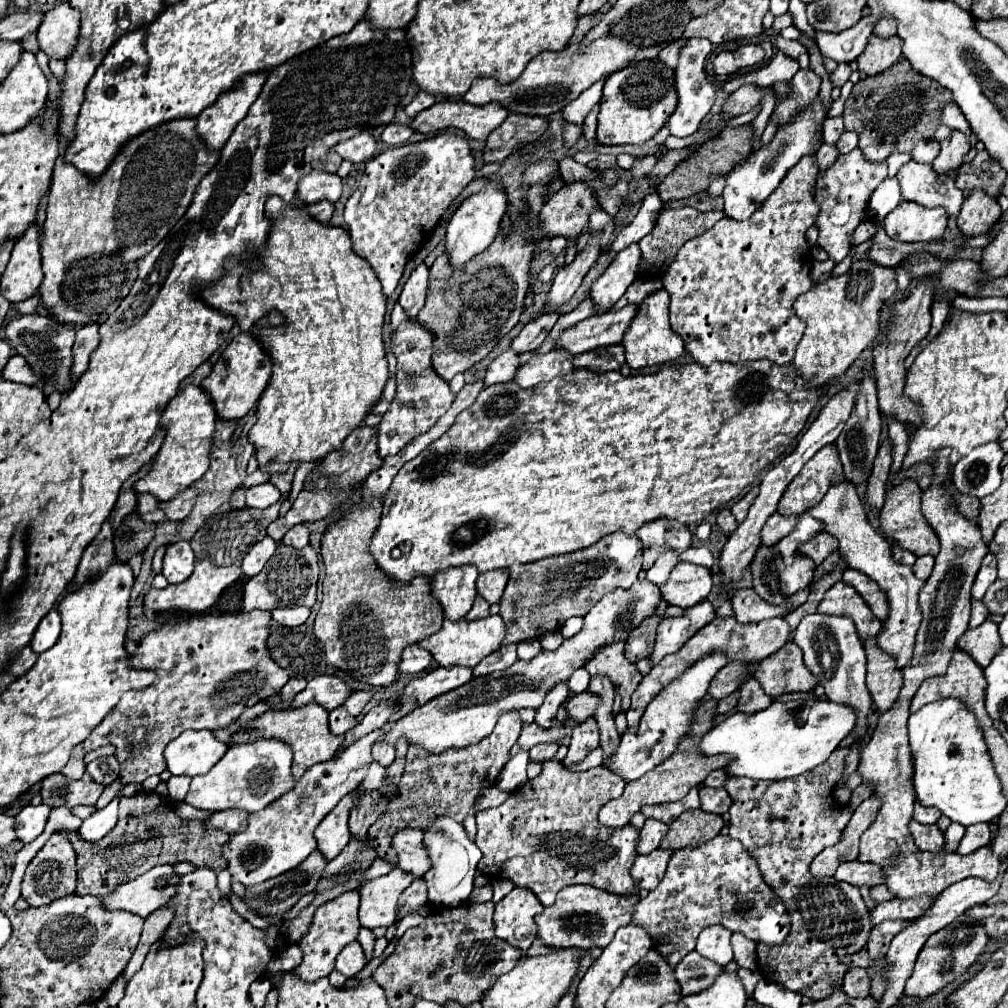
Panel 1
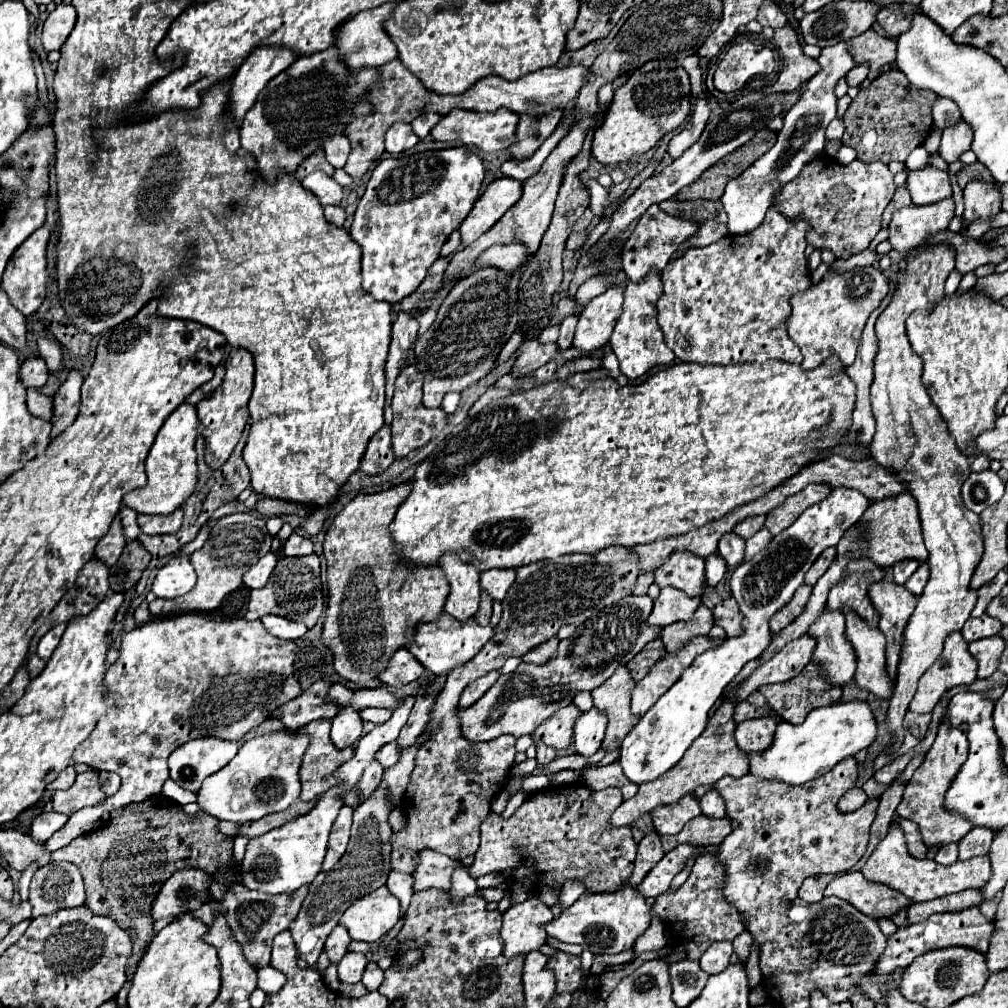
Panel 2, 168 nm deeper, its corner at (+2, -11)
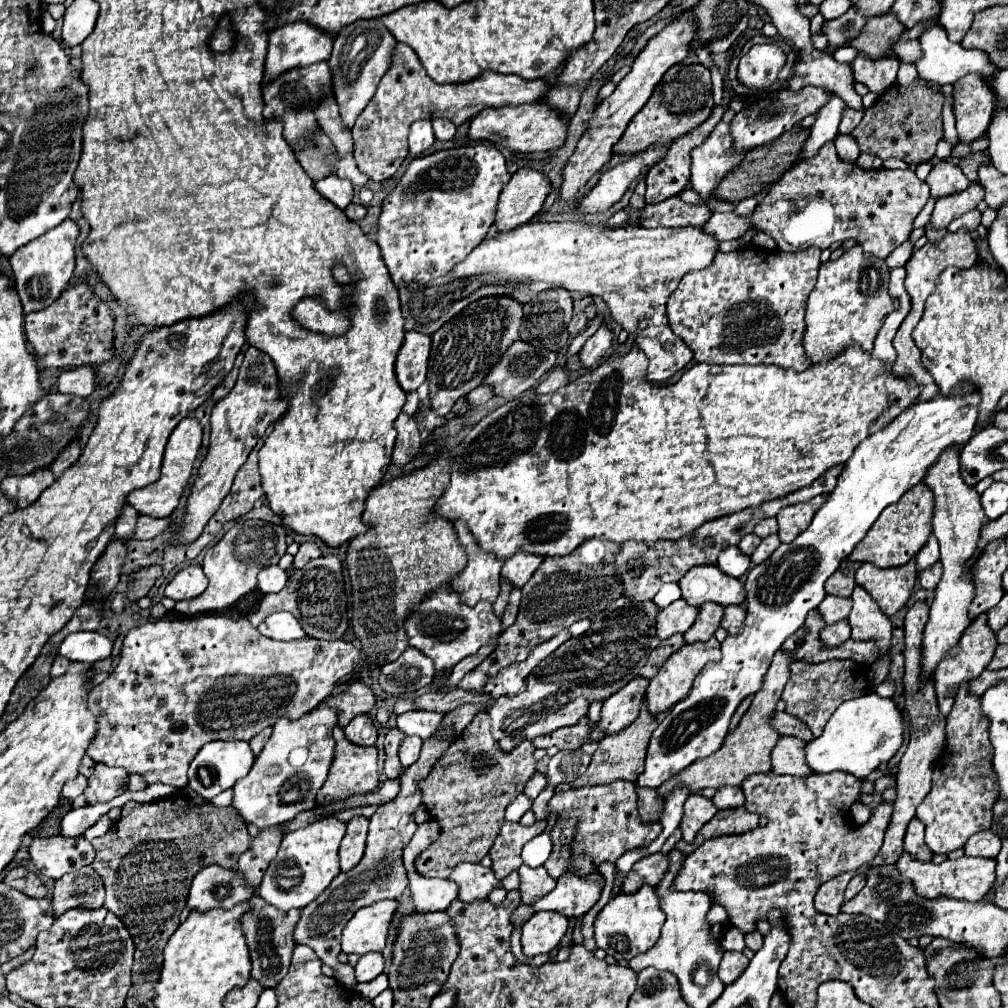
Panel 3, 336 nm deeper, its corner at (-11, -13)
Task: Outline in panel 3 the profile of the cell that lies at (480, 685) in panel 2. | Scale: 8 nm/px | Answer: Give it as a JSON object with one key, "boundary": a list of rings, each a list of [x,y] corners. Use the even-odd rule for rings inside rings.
{"boundary":[[[488,700],[484,704],[462,704],[460,708],[454,708],[452,712],[448,712],[444,716],[444,728],[440,728],[440,736],[434,736],[432,740],[424,740],[422,752],[420,752],[420,758],[416,760],[416,764],[408,766],[404,770],[404,774],[398,778],[400,780],[400,792],[398,792],[396,800],[390,800],[388,804],[380,804],[376,814],[370,818],[370,830],[368,830],[368,838],[366,838],[366,852],[364,852],[360,864],[356,868],[348,870],[348,872],[340,872],[332,880],[332,884],[316,900],[312,900],[312,904],[308,904],[302,910],[302,918],[300,918],[300,922],[296,924],[296,930],[294,930],[294,940],[298,944],[310,946],[316,952],[316,956],[334,970],[334,978],[344,988],[354,990],[356,984],[358,984],[356,978],[354,978],[354,968],[350,964],[342,964],[338,960],[340,934],[344,930],[344,924],[356,914],[356,910],[360,910],[368,904],[386,900],[386,898],[398,898],[406,890],[408,878],[406,878],[406,868],[402,864],[402,850],[410,842],[412,834],[418,828],[418,824],[414,822],[414,810],[422,804],[420,782],[426,780],[426,776],[430,774],[432,766],[438,762],[442,752],[448,750],[448,746],[472,722],[472,718],[478,712],[488,710],[490,704],[492,704],[492,700]],[[444,732],[452,732],[452,736],[448,736],[448,740],[444,740]]]}

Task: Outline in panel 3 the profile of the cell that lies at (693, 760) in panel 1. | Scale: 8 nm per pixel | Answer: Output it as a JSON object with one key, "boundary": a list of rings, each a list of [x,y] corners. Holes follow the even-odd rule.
{"boundary":[[[780,650],[776,652],[766,676],[764,676],[764,684],[760,688],[760,692],[754,694],[754,700],[750,704],[750,708],[746,710],[746,714],[742,716],[742,720],[738,722],[738,726],[734,730],[728,732],[728,736],[724,738],[724,744],[720,746],[720,750],[716,750],[712,756],[702,758],[692,762],[686,770],[682,770],[680,774],[672,776],[670,780],[666,780],[660,788],[658,788],[658,796],[664,798],[668,792],[676,790],[676,788],[688,788],[690,792],[700,792],[708,786],[712,788],[722,788],[722,786],[740,786],[742,780],[750,774],[760,774],[760,772],[770,772],[770,752],[778,740],[778,732],[768,724],[774,706],[788,682],[788,672],[790,672],[790,664],[794,662],[792,652],[788,650]]]}

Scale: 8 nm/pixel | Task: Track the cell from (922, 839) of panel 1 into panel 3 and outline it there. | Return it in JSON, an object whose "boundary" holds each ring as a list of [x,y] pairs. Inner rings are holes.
{"boundary":[[[912,818],[910,824],[908,824],[906,836],[904,836],[904,850],[910,852],[912,856],[916,856],[922,862],[932,860],[932,856],[934,856],[934,852],[926,848],[926,842],[924,842],[924,824],[918,818]]]}

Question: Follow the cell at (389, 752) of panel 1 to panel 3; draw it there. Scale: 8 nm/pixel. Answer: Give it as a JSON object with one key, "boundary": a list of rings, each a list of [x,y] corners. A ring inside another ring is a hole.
{"boundary":[[[406,736],[400,744],[400,762],[404,768],[408,768],[410,764],[414,764],[418,760],[418,754],[420,754],[420,746],[422,746],[422,740],[418,736]]]}

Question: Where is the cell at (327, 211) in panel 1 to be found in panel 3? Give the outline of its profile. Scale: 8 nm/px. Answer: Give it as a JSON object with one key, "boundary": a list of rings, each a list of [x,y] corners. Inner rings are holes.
{"boundary":[[[350,204],[350,206],[344,210],[344,214],[346,214],[348,220],[358,222],[358,220],[362,220],[362,218],[366,216],[366,208],[364,208],[362,204]]]}

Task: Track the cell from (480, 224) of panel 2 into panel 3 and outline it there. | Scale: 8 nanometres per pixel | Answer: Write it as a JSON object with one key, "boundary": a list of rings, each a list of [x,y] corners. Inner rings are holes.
{"boundary":[[[520,168],[516,174],[512,174],[510,182],[504,186],[500,194],[494,226],[500,230],[526,224],[540,212],[548,192],[548,176],[532,168]]]}

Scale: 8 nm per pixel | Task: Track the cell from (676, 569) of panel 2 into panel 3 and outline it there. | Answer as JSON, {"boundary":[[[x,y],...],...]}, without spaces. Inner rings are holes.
{"boundary":[[[716,564],[690,568],[678,584],[682,590],[682,598],[696,608],[706,602],[716,602],[722,606],[742,604],[746,598],[746,590],[740,580],[724,576],[724,572],[716,568]]]}

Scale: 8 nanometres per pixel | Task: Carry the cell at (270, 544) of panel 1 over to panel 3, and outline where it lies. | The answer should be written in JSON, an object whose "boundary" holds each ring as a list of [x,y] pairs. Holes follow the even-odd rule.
{"boundary":[[[274,564],[274,566],[268,566],[268,568],[260,570],[260,574],[258,574],[258,588],[264,594],[280,592],[286,586],[286,580],[288,580],[288,572],[282,570],[278,564]]]}

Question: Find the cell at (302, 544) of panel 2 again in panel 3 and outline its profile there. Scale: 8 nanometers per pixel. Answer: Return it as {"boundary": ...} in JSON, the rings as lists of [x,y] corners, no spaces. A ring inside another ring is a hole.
{"boundary":[[[304,542],[304,544],[300,544],[300,550],[294,556],[294,568],[302,568],[302,566],[306,566],[308,560],[320,558],[320,556],[322,556],[322,552],[316,542]]]}

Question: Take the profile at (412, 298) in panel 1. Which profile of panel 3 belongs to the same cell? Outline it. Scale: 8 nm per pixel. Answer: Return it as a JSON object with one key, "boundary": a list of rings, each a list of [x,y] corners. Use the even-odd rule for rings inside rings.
{"boundary":[[[406,332],[404,344],[396,358],[396,378],[404,392],[418,390],[418,386],[426,380],[430,344],[428,334]]]}

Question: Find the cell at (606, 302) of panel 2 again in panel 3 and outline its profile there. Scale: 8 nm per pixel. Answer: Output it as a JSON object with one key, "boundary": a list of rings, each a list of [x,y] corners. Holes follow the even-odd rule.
{"boundary":[[[602,324],[602,326],[596,330],[596,334],[592,334],[592,336],[586,340],[586,344],[582,346],[582,350],[580,350],[580,354],[578,354],[582,366],[584,366],[584,368],[596,366],[602,358],[606,358],[606,356],[610,354],[612,344],[614,344],[612,330],[610,330],[606,324]]]}

